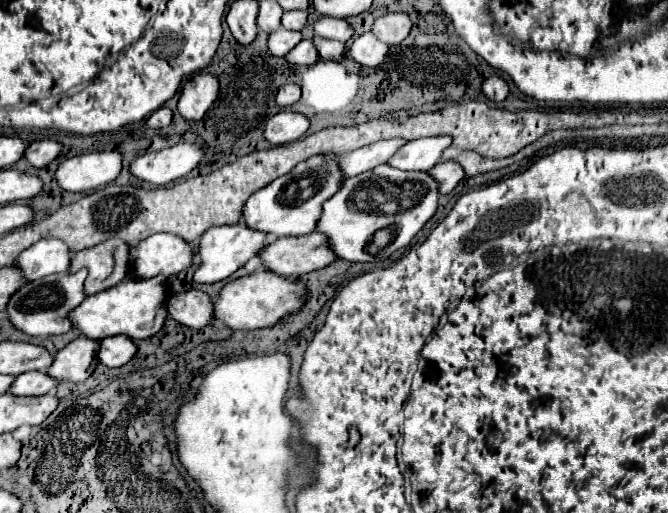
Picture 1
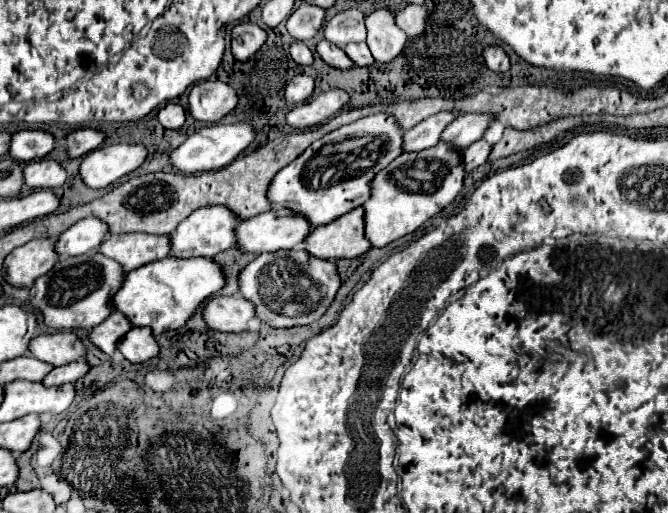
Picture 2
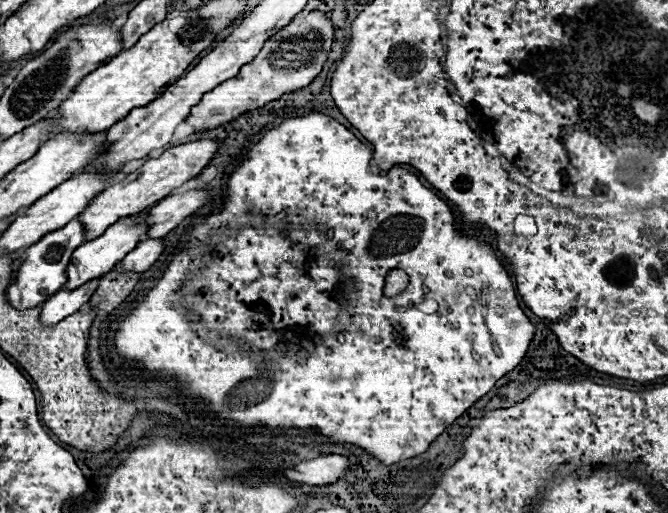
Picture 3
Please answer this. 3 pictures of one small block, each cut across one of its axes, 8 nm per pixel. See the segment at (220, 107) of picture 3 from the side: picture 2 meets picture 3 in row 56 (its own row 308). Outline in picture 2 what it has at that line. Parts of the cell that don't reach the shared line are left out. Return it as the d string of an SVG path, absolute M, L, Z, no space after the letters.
M280 250L274 254L258 254L238 276L240 294L256 306L256 318L272 328L292 328L312 324L332 304L340 278L334 260L308 256L304 250Z

